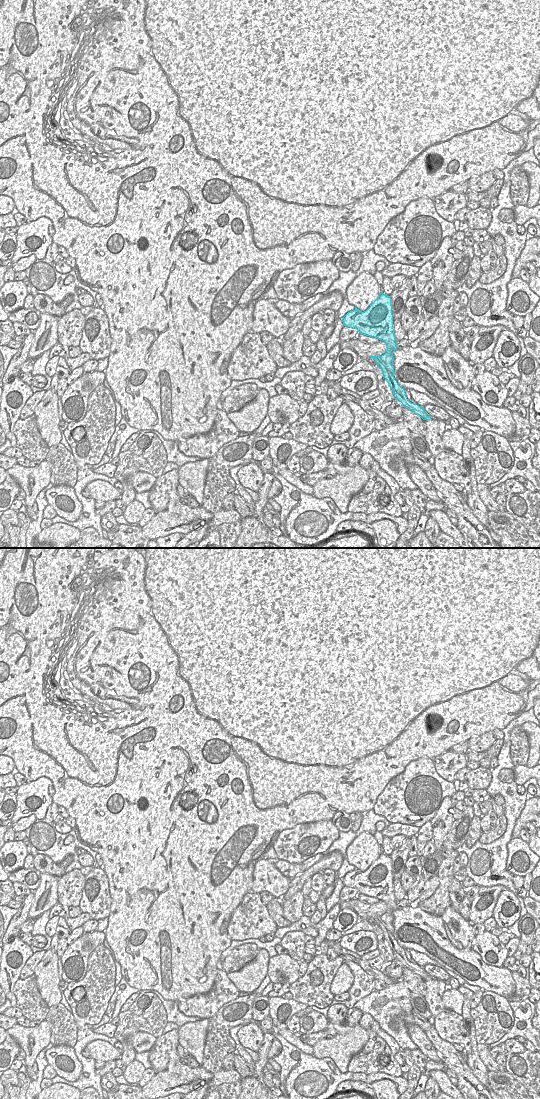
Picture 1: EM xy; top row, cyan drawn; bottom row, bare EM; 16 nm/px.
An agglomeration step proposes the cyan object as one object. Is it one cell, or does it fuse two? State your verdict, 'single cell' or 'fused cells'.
fused cells

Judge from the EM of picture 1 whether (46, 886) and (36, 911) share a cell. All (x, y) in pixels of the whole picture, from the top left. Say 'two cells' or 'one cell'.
one cell

